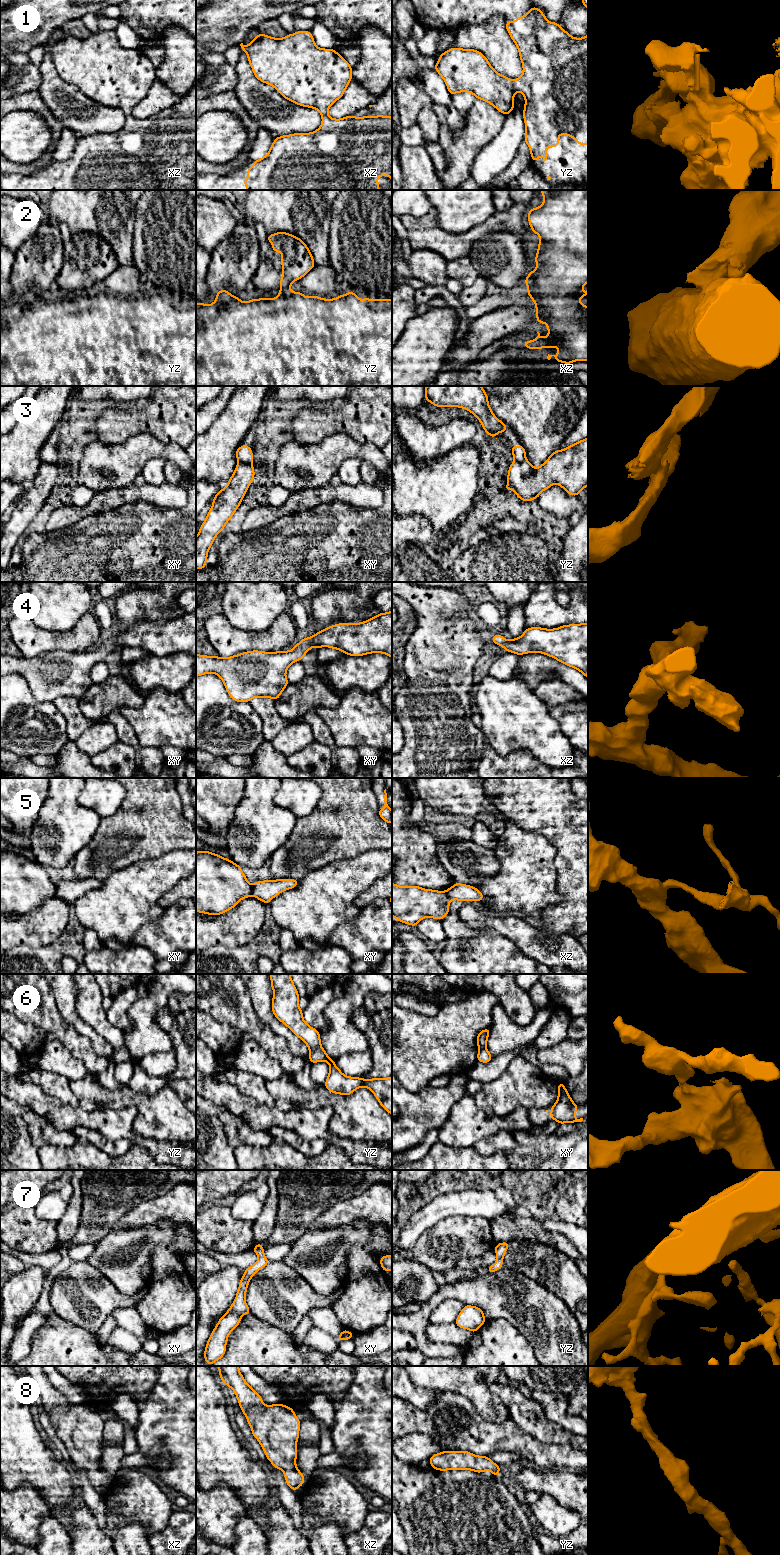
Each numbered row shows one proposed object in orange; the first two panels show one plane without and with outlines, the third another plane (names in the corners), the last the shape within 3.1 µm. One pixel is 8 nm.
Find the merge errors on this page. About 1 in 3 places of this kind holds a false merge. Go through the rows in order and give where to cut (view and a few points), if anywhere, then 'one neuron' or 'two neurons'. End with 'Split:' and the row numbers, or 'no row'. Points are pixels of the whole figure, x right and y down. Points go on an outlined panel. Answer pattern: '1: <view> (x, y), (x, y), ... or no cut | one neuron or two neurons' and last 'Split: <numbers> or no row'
1: no cut | one neuron
2: yz (289, 290), (280, 292) | two neurons
3: xy (238, 461), (251, 463) | two neurons
4: no cut | one neuron
5: xy (251, 885), (252, 895) | two neurons
6: yz (320, 1045), (310, 1050) | two neurons
7: no cut | one neuron
8: no cut | one neuron
Split: 2, 3, 5, 6

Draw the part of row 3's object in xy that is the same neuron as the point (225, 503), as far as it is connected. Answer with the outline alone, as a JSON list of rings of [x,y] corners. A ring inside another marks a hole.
[[[238,462],[228,485],[213,498],[212,507],[196,537],[196,569],[205,568],[208,551],[215,537],[238,509],[254,475],[252,463]]]

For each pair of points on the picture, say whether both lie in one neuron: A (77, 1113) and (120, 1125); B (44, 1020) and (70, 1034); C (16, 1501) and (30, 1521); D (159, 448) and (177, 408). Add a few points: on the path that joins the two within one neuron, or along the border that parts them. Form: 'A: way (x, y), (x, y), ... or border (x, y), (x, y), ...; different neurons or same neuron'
A: way (88, 1120), (100, 1120), (105, 1124), (109, 1124); same neuron
B: way (50, 1022), (64, 1032); same neuron
C: way (16, 1506), (25, 1516); same neuron
D: border (140, 432), (184, 448); different neurons

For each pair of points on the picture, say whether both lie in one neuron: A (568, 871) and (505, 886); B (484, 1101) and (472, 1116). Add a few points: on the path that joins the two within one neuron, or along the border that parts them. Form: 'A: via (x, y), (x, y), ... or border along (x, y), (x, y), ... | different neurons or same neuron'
A: border along (556, 850), (556, 891), (562, 897) | different neurons
B: border along (472, 1096), (478, 1107), (501, 1116) | different neurons

